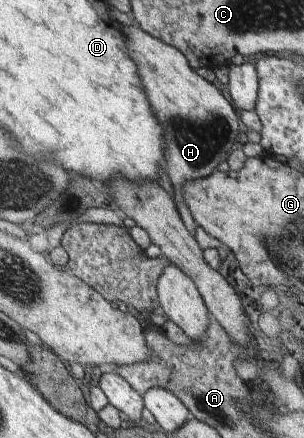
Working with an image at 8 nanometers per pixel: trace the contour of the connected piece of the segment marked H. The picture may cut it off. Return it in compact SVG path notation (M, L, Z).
M124 26L129 56L137 64L137 74L145 88L145 98L155 110L159 124L165 130L164 169L173 183L174 204L187 231L195 238L194 222L185 198L183 186L197 178L206 178L217 170L237 147L242 125L234 109L223 94L211 83L191 69L187 58L177 49L150 36L140 26Z

